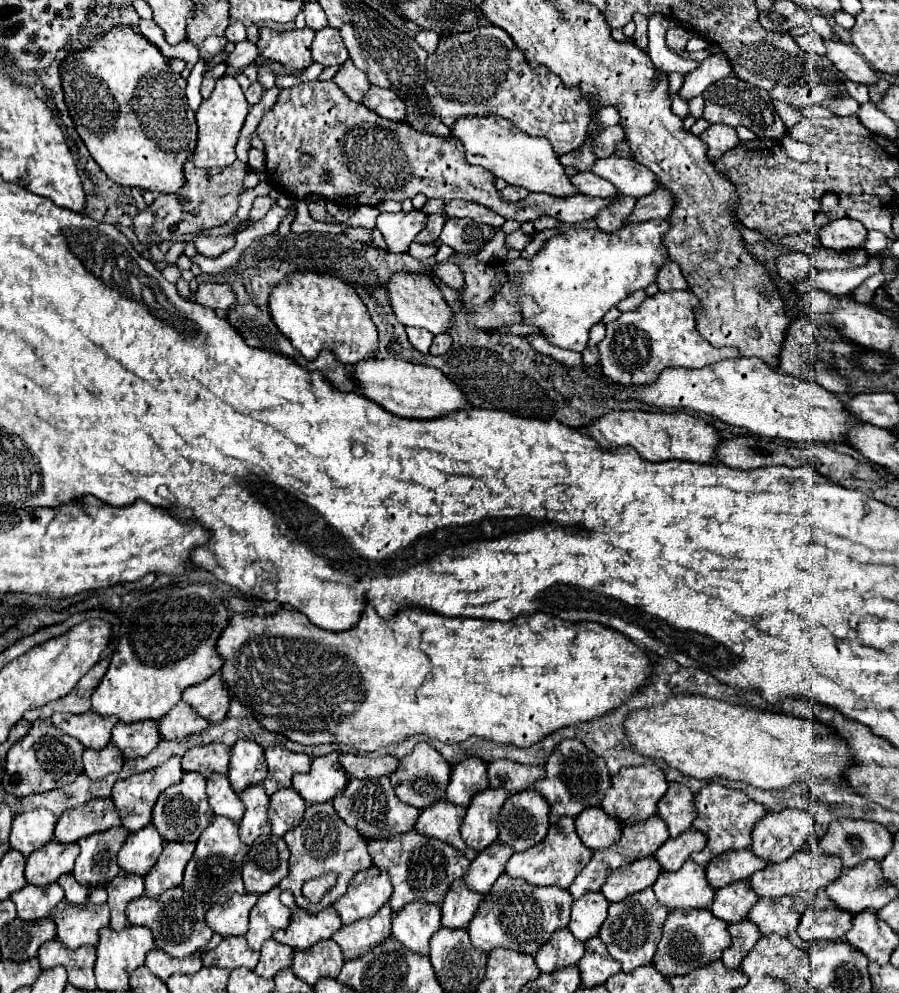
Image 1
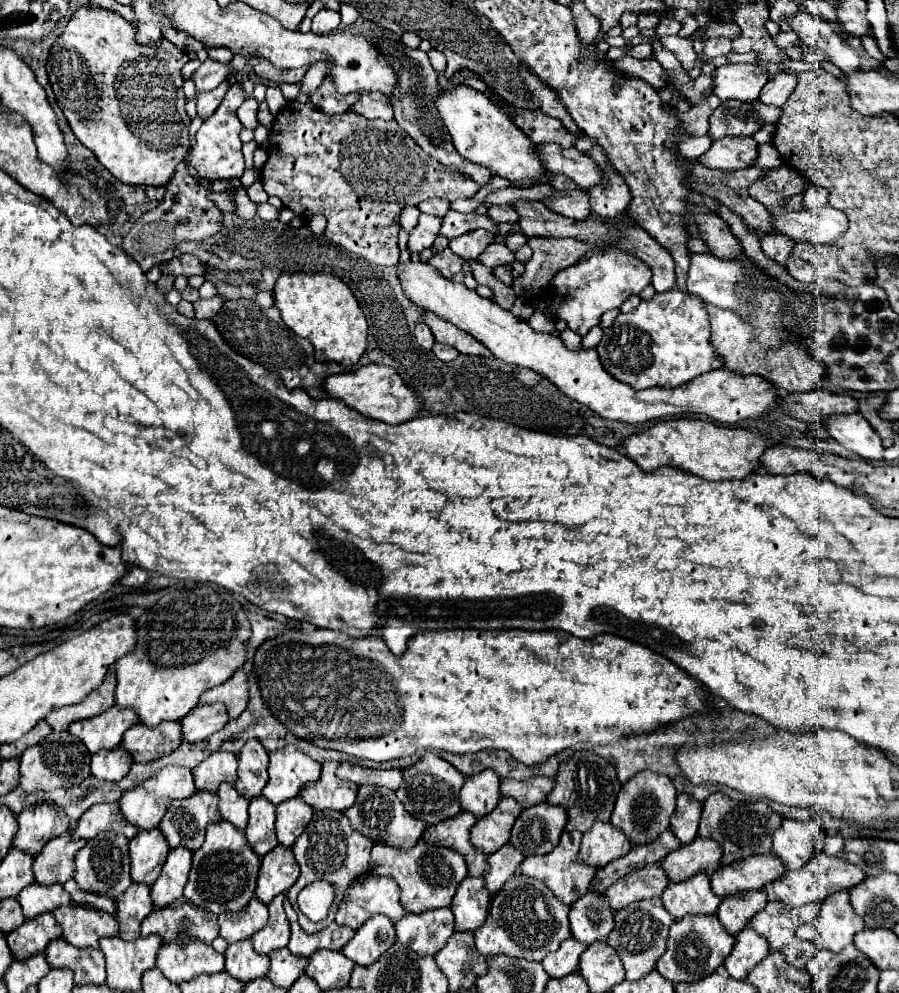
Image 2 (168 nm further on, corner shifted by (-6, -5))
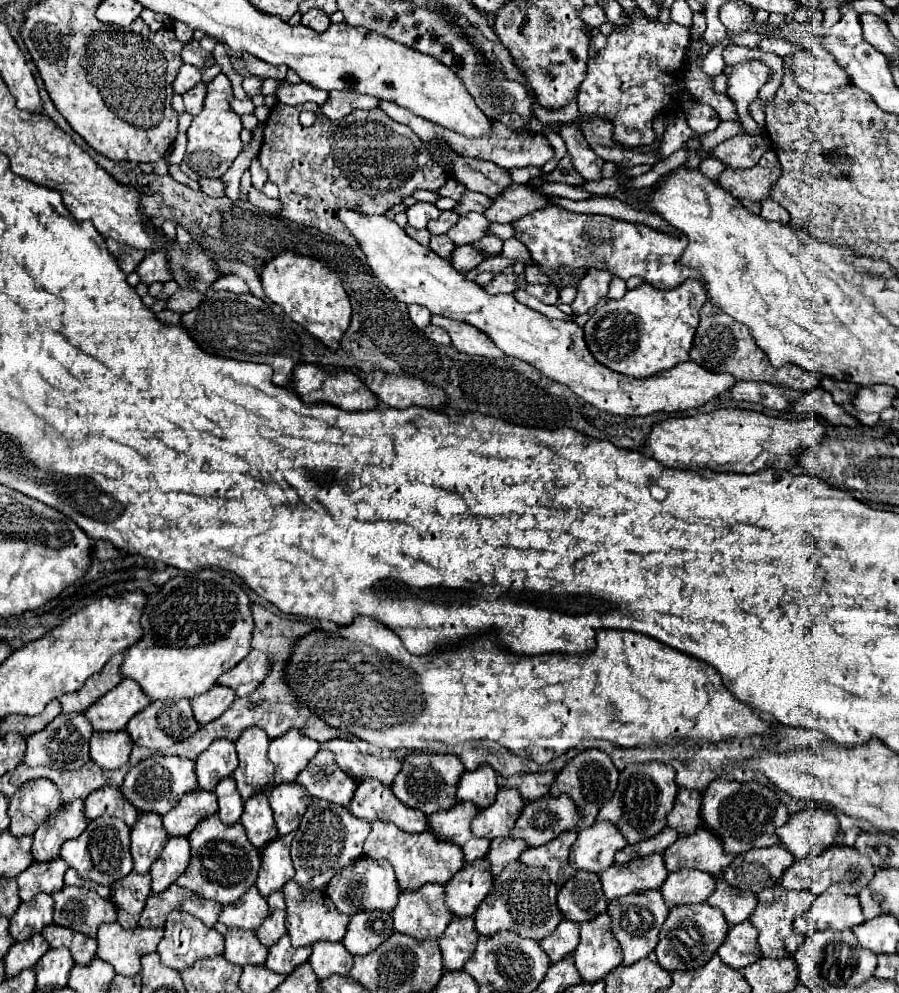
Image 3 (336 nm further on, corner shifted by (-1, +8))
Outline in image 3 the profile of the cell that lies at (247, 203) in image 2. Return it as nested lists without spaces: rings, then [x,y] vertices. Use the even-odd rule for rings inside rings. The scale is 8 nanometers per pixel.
[[[209,178],[209,180],[199,180],[199,186],[201,190],[207,194],[207,196],[213,196],[213,198],[219,198],[219,196],[225,196],[223,190],[225,186],[221,184],[221,180],[217,178]]]

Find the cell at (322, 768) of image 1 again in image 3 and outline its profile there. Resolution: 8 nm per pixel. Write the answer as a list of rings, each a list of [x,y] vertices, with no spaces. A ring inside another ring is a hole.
[[[319,750],[317,756],[309,760],[309,766],[297,776],[297,784],[305,786],[311,796],[341,806],[349,806],[357,790],[357,782],[351,776],[347,776],[335,764],[333,754],[325,750]]]

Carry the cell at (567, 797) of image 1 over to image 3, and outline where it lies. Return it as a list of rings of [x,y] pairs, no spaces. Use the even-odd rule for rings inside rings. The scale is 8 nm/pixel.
[[[585,750],[581,754],[577,754],[559,774],[557,774],[557,780],[555,784],[551,786],[551,796],[561,796],[561,794],[567,794],[575,800],[575,804],[583,810],[583,818],[579,822],[579,828],[587,828],[587,826],[593,826],[595,824],[595,818],[597,818],[597,812],[599,808],[609,802],[611,798],[611,790],[615,792],[617,788],[617,780],[619,780],[619,770],[613,766],[611,758],[601,752],[601,750]]]

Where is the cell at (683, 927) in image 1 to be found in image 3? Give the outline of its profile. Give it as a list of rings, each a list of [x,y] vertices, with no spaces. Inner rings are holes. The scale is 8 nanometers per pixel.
[[[693,904],[693,906],[671,908],[665,924],[661,926],[659,944],[655,948],[657,962],[667,972],[701,968],[717,952],[717,948],[725,940],[727,930],[729,930],[729,924],[725,922],[721,910],[717,910],[717,908],[709,906],[709,904]]]

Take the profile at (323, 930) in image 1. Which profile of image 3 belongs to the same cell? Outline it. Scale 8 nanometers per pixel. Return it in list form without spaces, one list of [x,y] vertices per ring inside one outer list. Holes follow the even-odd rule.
[[[289,880],[283,886],[283,894],[285,894],[285,902],[287,902],[287,932],[291,936],[293,946],[311,946],[315,942],[321,940],[329,940],[329,942],[341,942],[349,924],[349,916],[341,914],[335,904],[331,902],[331,898],[327,896],[327,892],[305,892],[301,890],[301,886],[295,880]]]

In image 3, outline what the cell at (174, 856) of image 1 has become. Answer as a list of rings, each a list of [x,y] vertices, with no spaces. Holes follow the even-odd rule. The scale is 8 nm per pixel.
[[[169,838],[159,860],[151,866],[153,894],[159,894],[165,888],[169,888],[187,870],[189,858],[191,858],[189,840],[187,838]]]

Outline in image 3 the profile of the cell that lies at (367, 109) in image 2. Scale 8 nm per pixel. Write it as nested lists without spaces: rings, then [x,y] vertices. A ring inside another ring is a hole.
[[[333,90],[333,92],[329,92],[329,98],[325,100],[325,104],[319,106],[319,110],[329,120],[339,120],[339,118],[347,116],[353,108],[371,110],[371,108],[377,108],[377,106],[379,106],[379,100],[373,98],[373,96],[359,94],[355,90],[343,90],[343,92]]]

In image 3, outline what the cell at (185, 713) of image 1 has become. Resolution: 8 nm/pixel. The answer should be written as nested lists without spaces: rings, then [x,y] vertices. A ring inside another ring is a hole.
[[[213,686],[209,692],[197,696],[191,700],[195,718],[199,724],[207,724],[215,718],[219,718],[225,710],[229,710],[229,706],[235,700],[235,692],[227,686]]]

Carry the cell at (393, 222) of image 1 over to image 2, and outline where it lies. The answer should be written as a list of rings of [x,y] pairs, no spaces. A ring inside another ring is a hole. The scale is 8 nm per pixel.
[[[422,213],[420,219],[418,219],[416,229],[410,233],[408,251],[410,251],[410,253],[420,253],[422,249],[430,247],[430,245],[434,243],[434,239],[438,237],[438,233],[440,233],[440,223],[442,223],[440,217],[424,215],[424,213]]]

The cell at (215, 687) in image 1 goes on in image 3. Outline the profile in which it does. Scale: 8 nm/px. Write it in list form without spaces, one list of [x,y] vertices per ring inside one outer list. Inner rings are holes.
[[[251,650],[251,654],[245,660],[241,660],[229,672],[221,674],[217,684],[233,688],[237,696],[247,696],[265,680],[265,676],[271,670],[271,664],[273,660],[269,658],[269,654],[261,650]]]

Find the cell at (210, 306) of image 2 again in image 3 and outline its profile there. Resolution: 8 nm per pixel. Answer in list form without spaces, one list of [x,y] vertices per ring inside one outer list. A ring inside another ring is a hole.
[[[177,290],[169,300],[167,300],[167,310],[171,312],[179,312],[179,314],[187,314],[189,310],[197,308],[201,302],[203,294],[195,292],[195,290]]]

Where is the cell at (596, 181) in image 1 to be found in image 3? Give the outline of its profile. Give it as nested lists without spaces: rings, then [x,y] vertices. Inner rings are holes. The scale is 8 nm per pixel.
[[[511,182],[501,196],[491,198],[491,206],[483,212],[491,222],[513,222],[531,210],[547,206],[547,196],[533,190],[527,184],[515,184]]]

